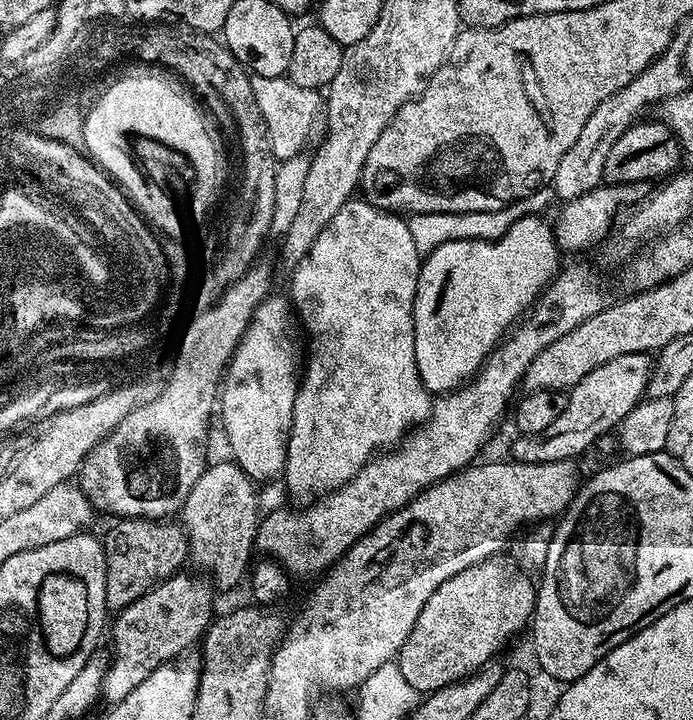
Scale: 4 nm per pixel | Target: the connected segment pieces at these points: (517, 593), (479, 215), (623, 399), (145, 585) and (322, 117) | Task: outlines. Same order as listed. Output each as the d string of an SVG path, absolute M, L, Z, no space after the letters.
M497 554L488 560L471 564L462 574L448 578L430 594L430 602L422 606L422 614L418 614L418 622L414 622L414 630L406 638L400 648L398 663L406 682L414 686L418 694L437 692L451 684L458 684L473 672L479 672L485 664L495 661L496 656L520 631L529 627L532 611L536 605L537 585L527 571L511 555Z
M545 186L502 210L493 212L418 212L409 215L407 222L410 226L410 235L414 238L414 246L418 246L421 254L427 254L433 252L438 246L455 240L496 240L502 234L506 234L506 230L510 230L510 226L514 226L514 222L518 222L518 218L547 213L547 208L556 203L556 191L551 186Z
M639 352L610 358L610 362L598 366L598 370L590 370L590 374L586 374L586 378L582 378L582 382L578 382L567 393L568 401L562 414L558 414L558 418L554 418L554 422L550 426L546 426L546 430L542 430L542 434L537 436L517 435L515 437L516 441L512 444L512 452L516 456L513 457L521 464L549 464L559 460L580 458L580 455L592 443L593 447L601 438L607 437L611 428L612 431L619 429L622 418L626 418L626 414L630 414L630 410L634 410L634 406L638 406L640 401L645 399L648 382L652 379L653 363L653 357L649 353Z
M120 518L102 536L106 558L106 602L109 609L119 610L142 598L162 580L181 571L188 555L188 533L179 523L166 520Z
M251 75L254 98L257 99L267 129L270 131L270 146L277 161L293 160L305 151L316 131L321 131L326 120L326 104L321 93L314 88L298 86L287 75L266 78L265 75Z

